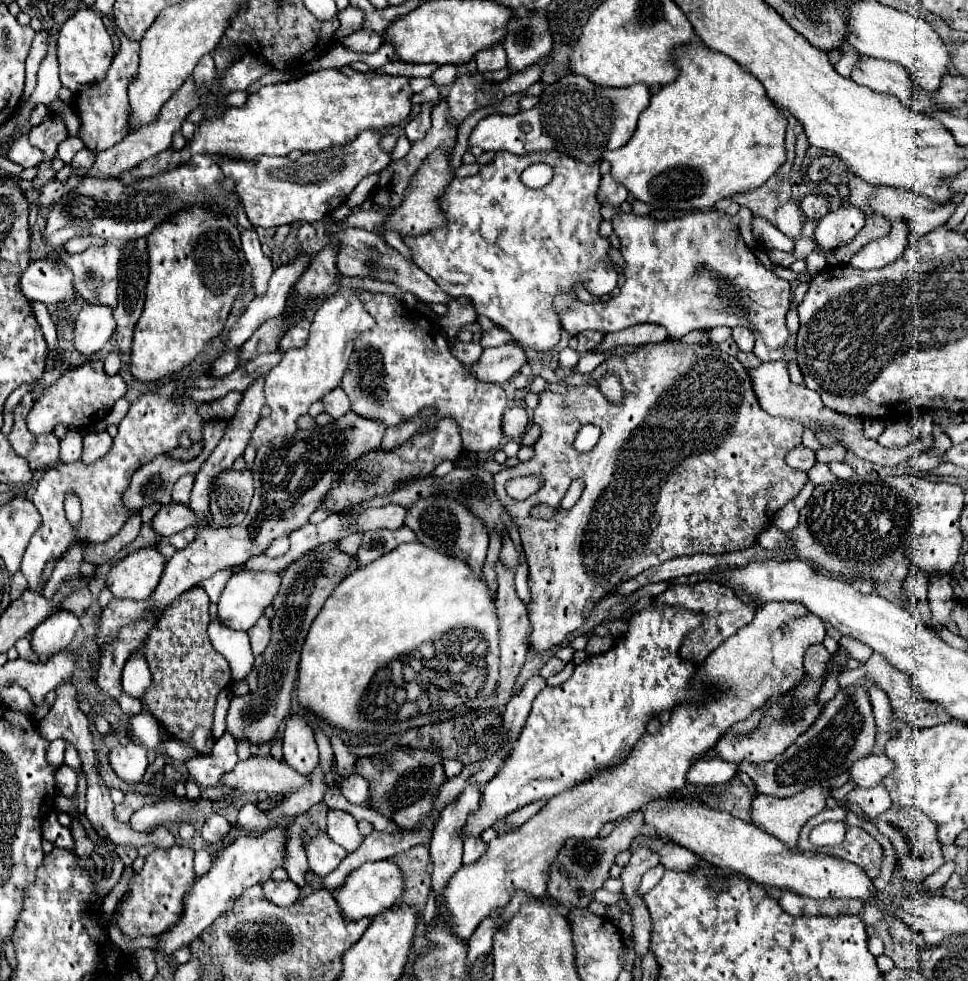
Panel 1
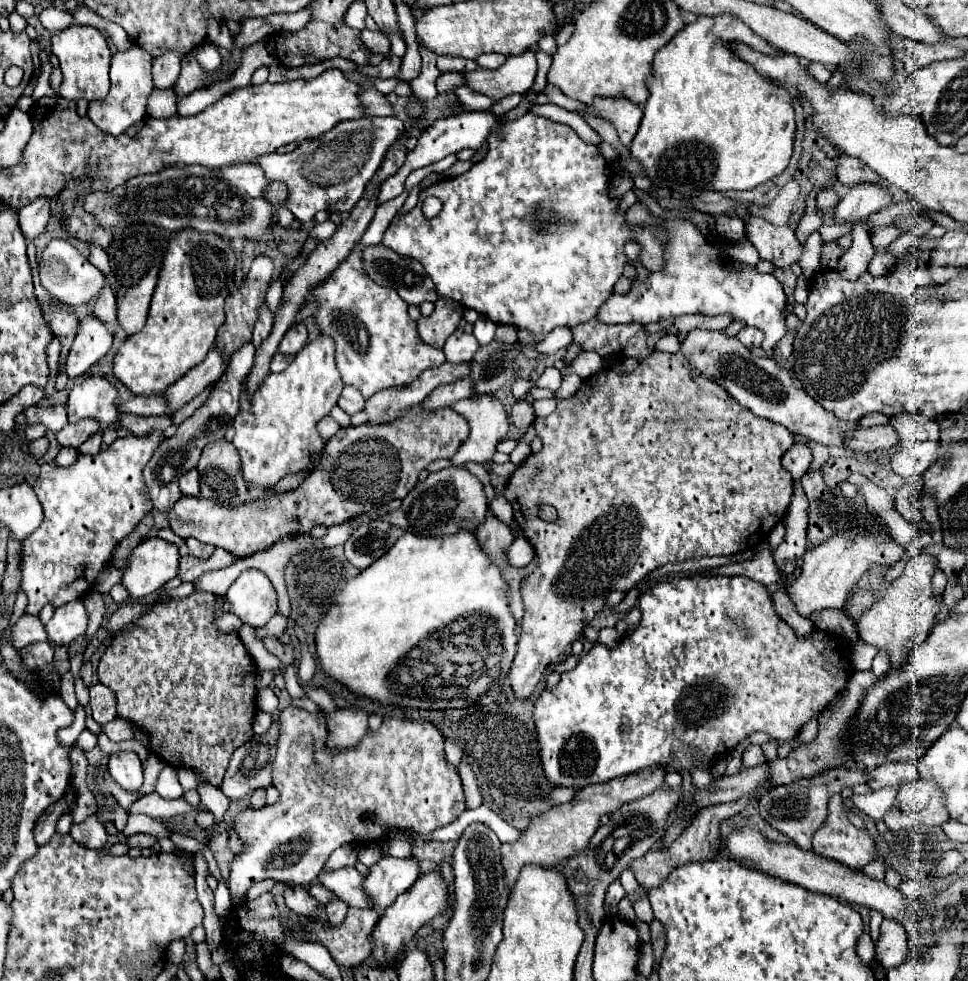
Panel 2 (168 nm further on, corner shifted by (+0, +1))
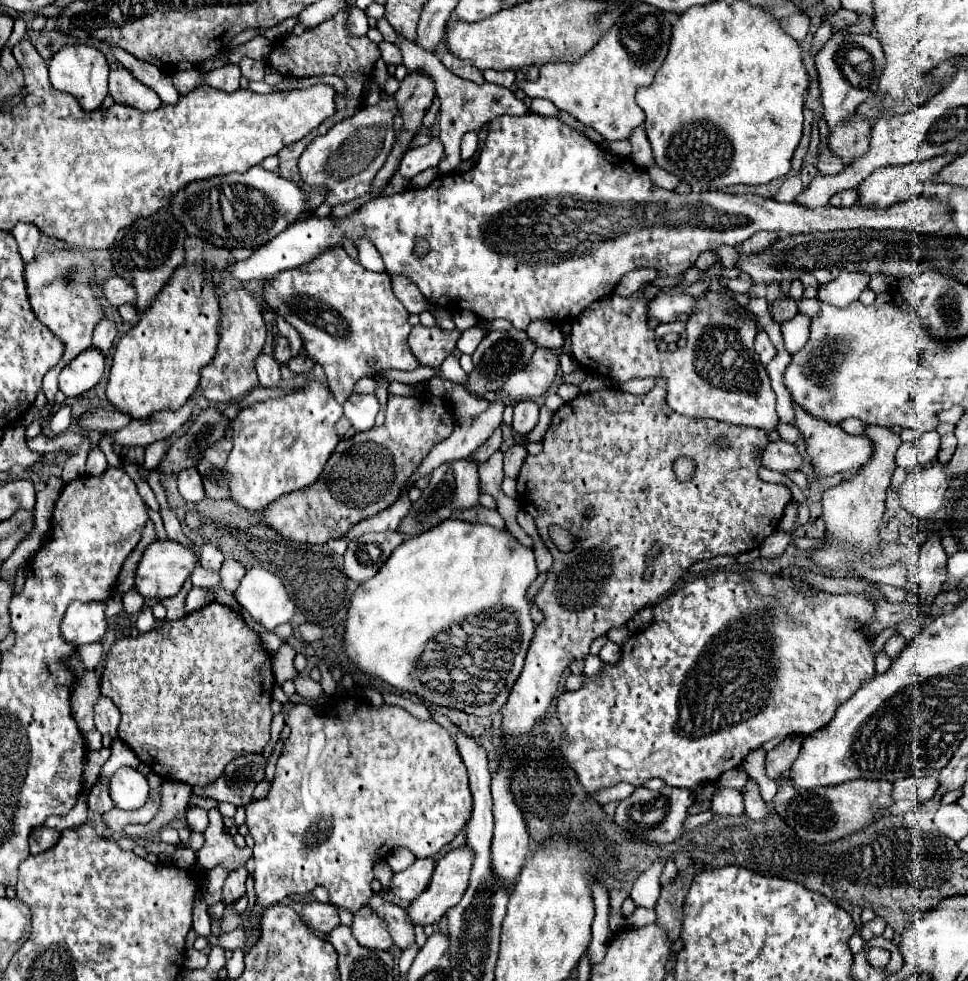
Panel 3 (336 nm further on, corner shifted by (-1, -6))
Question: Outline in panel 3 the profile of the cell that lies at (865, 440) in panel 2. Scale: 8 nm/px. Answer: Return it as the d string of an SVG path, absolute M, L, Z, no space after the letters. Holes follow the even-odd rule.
M793 405L793 409L795 409L795 415L797 415L795 427L803 435L803 443L805 443L807 455L811 457L815 477L825 477L825 475L829 477L829 475L835 475L835 473L841 473L841 471L859 469L861 463L865 463L867 457L871 457L871 441L865 435L849 435L837 425L831 425L827 421L821 421L821 419L807 415L801 407Z

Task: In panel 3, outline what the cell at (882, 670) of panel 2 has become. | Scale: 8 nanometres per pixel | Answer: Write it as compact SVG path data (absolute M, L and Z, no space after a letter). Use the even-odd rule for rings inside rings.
M893 635L887 643L885 643L885 653L891 657L891 659L895 659L901 651L903 651L903 647L905 647L905 639L901 637L901 635Z

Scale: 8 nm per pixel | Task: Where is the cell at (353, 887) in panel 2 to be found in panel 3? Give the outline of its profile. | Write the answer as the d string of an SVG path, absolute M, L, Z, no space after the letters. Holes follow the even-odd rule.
M375 893L375 895L371 897L369 907L373 907L373 909L377 911L377 915L385 919L387 929L389 929L389 933L391 933L395 945L397 945L401 951L407 949L407 947L411 947L411 945L415 943L415 931L413 931L413 925L411 925L411 921L409 921L405 909L387 903L379 893Z

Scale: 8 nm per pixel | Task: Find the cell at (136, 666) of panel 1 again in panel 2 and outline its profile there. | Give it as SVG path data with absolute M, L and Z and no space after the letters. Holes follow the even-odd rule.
M102 684L90 686L90 708L92 708L92 718L98 724L106 724L106 722L114 720L114 714L116 714L114 692Z

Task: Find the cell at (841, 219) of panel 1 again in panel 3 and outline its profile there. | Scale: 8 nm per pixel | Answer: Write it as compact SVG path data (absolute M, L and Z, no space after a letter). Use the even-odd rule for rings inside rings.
M949 155L917 161L897 167L875 169L859 187L859 203L865 207L889 207L903 199L923 193L923 185L933 179L941 167L951 163Z

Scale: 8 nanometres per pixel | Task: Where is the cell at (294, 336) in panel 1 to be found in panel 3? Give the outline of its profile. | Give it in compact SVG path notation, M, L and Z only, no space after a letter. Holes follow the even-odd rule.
M273 333L273 335L275 335L275 347L273 347L273 357L275 357L275 361L277 361L277 363L287 363L287 361L291 359L289 343L287 343L287 339L285 339L285 337L281 337L281 335L277 335L277 333Z

